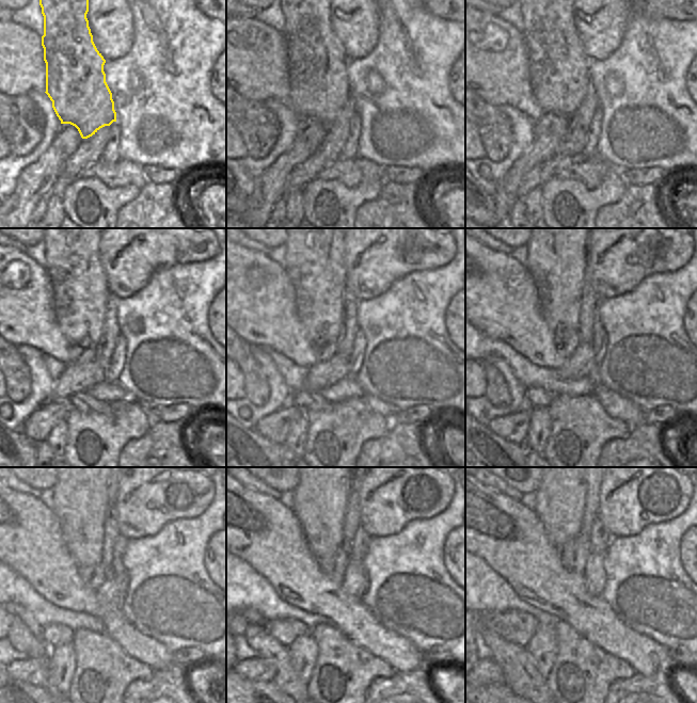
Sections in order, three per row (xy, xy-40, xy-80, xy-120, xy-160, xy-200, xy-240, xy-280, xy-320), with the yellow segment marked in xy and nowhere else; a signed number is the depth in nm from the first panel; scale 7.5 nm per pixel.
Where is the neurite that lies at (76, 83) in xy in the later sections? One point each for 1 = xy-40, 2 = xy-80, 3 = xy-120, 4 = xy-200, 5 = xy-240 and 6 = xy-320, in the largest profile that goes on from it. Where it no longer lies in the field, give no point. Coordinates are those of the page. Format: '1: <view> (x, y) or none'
1: xy-40 (316, 62)
2: xy-80 (557, 65)
3: xy-120 (79, 288)
4: xy-200 (556, 251)
5: xy-240 (80, 496)
6: xy-320 (559, 501)

